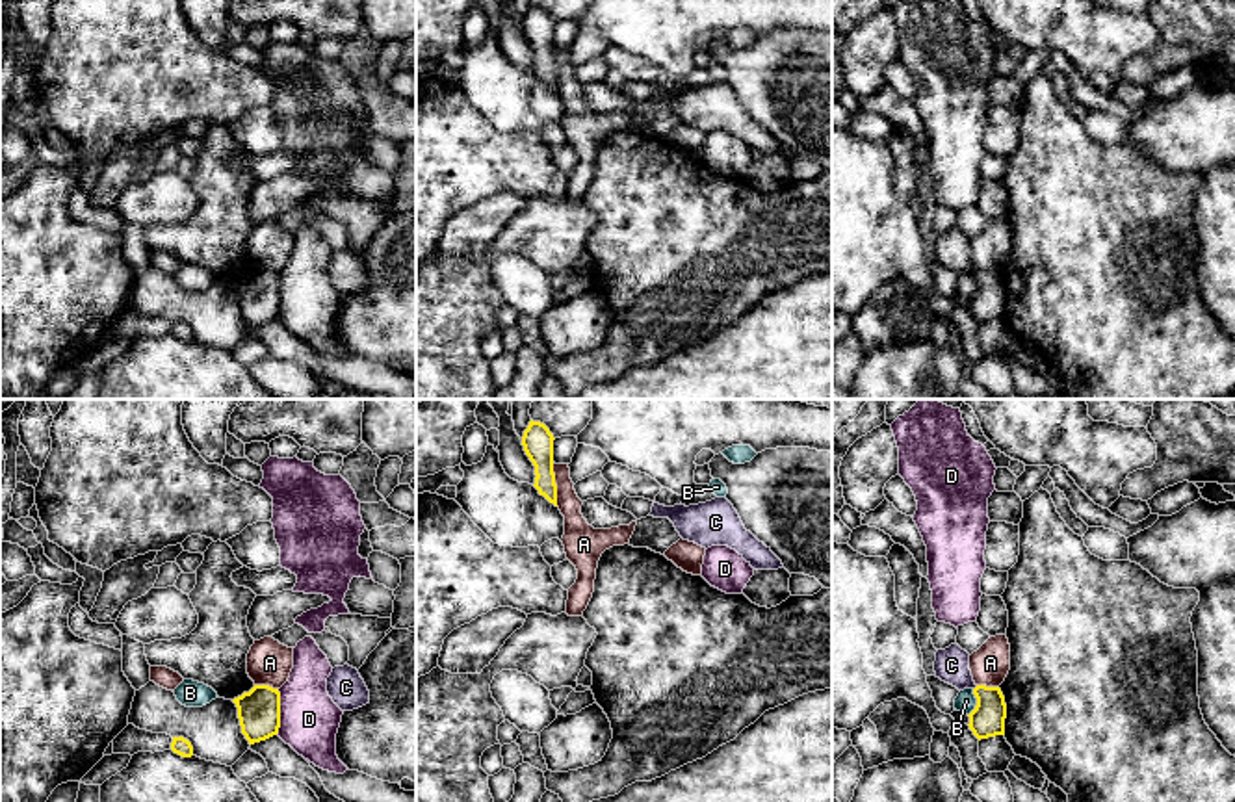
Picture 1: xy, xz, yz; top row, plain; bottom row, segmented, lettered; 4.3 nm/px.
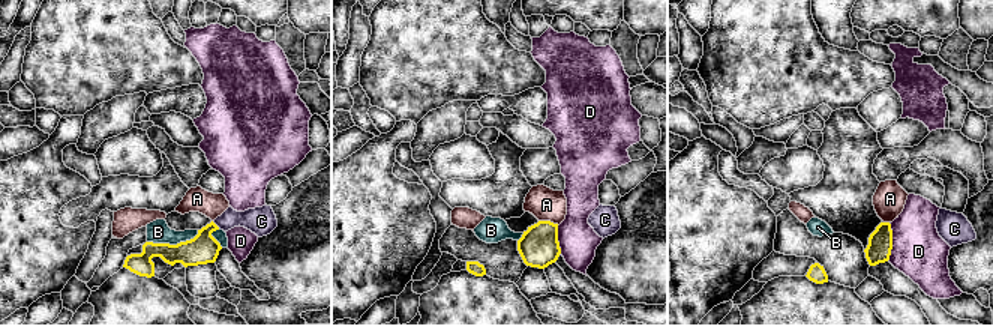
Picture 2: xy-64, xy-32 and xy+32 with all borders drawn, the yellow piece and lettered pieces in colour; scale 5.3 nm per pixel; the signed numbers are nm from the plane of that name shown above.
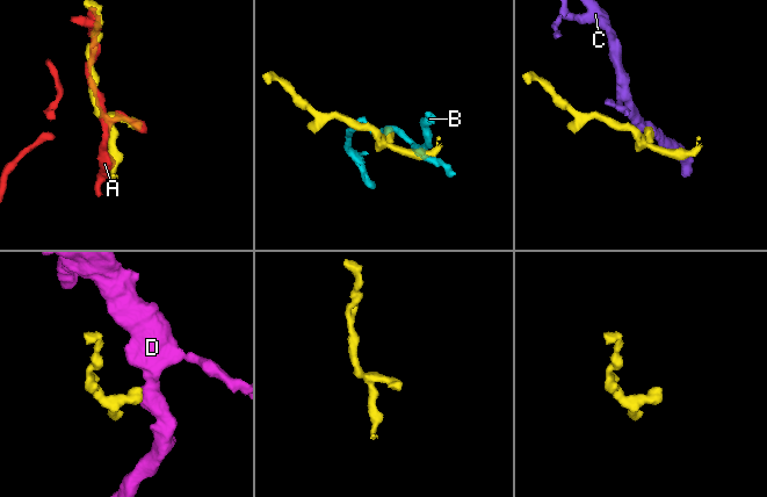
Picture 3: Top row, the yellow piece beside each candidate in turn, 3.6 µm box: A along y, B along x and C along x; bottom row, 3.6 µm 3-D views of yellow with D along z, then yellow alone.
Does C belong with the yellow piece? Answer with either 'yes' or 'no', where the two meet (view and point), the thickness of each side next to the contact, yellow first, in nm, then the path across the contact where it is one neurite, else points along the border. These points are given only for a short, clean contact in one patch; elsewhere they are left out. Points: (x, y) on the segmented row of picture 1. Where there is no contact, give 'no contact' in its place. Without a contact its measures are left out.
no; meets yellow in yz at (975, 687); 150 nm thick on the yellow side, 150 nm on the other; border along yz (977, 685), (974, 689)

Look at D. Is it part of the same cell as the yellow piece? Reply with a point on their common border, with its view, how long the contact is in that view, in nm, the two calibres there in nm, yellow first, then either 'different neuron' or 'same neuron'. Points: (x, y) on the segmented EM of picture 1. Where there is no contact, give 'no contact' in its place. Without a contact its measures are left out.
xy (279, 711) | 200 nm | 190/260 nm | different neuron

